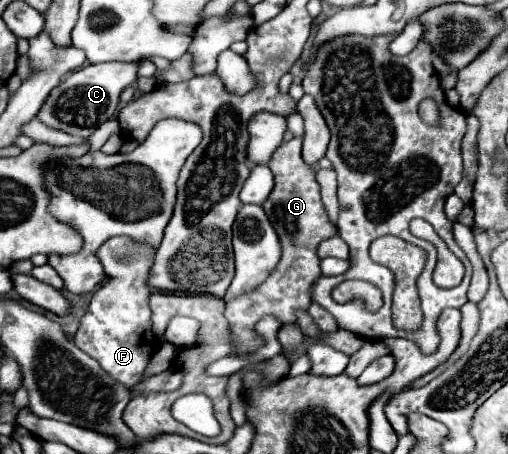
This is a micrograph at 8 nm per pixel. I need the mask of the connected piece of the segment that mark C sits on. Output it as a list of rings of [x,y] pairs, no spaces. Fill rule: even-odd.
[[[142,60],[136,62],[104,62],[104,64],[88,64],[82,70],[70,74],[62,80],[44,102],[38,118],[50,128],[64,130],[68,134],[78,134],[82,138],[90,138],[94,130],[110,120],[116,114],[120,92],[130,86],[138,78],[138,68]]]

